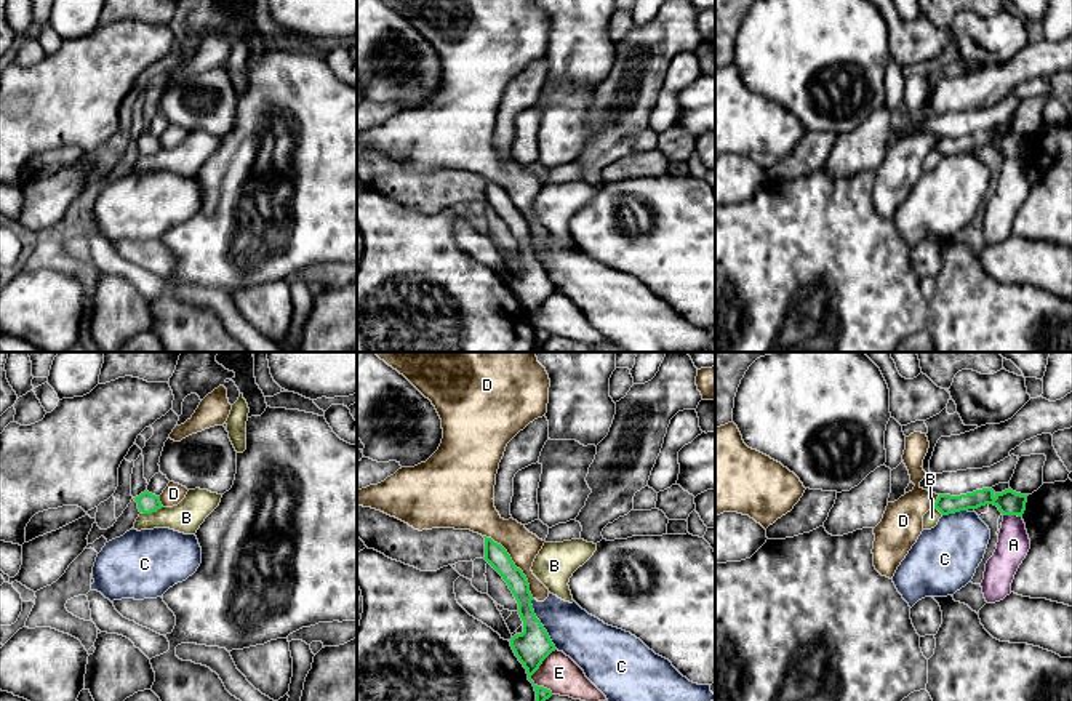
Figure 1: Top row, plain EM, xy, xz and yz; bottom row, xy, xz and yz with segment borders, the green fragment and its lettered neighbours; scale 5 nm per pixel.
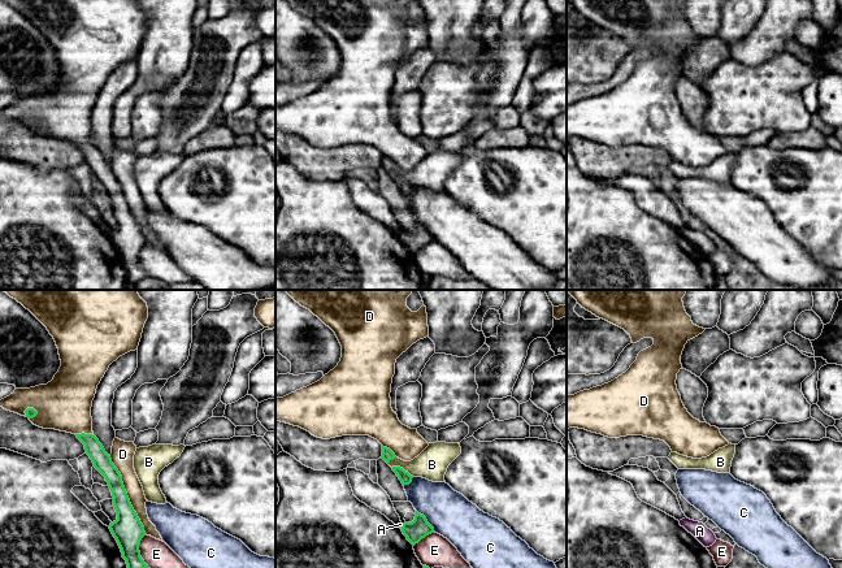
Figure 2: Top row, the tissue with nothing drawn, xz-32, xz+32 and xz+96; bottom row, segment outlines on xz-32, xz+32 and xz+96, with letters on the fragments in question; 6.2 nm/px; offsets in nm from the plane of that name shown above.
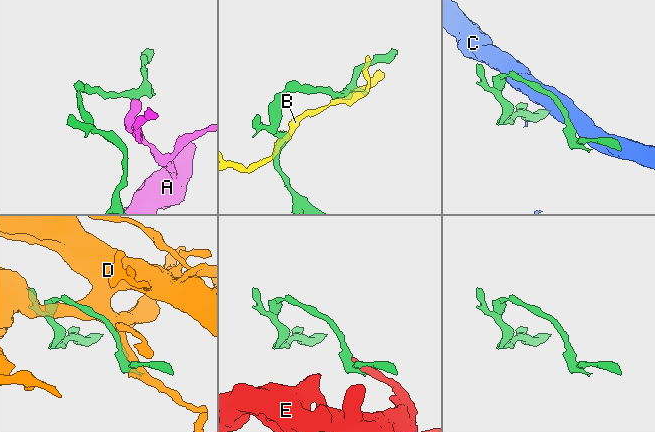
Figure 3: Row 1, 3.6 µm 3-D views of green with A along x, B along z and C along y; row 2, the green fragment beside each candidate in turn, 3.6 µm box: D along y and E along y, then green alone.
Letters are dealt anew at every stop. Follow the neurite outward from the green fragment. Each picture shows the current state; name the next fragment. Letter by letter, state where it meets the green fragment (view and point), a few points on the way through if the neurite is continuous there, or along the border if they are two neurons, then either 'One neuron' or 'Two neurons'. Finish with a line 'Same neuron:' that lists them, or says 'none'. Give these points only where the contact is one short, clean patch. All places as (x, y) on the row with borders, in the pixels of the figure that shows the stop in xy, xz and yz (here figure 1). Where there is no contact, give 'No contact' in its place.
A: Touches green at yz (1013, 514). Boundary: yz (1004, 514), (1021, 517). Two neurons
B: Touches green at xy (151, 512). Boundary: xy (162, 506), (151, 512), (141, 512). Two neurons
C: Touches green at xz (541, 624). Boundary: xz (532, 599), (535, 616), (557, 648). Two neurons
D: Touches green at xz (514, 564). Two neurons
E: Touches green at xz (533, 672). Two neurons
Same neuron: none

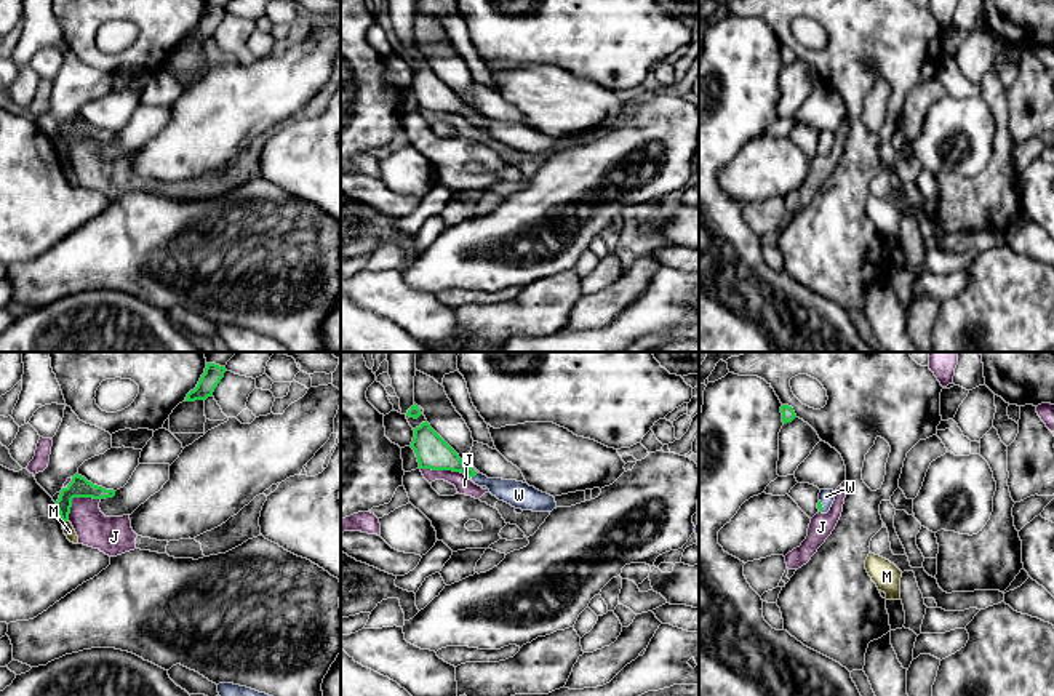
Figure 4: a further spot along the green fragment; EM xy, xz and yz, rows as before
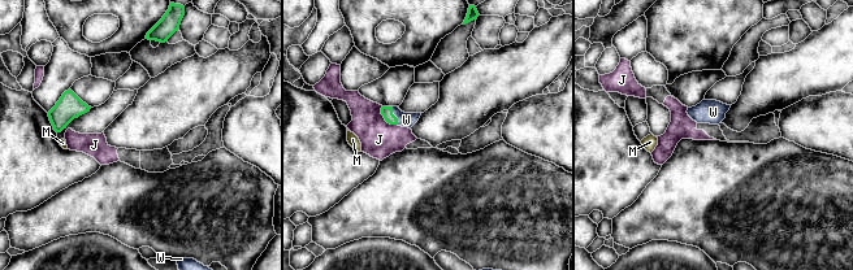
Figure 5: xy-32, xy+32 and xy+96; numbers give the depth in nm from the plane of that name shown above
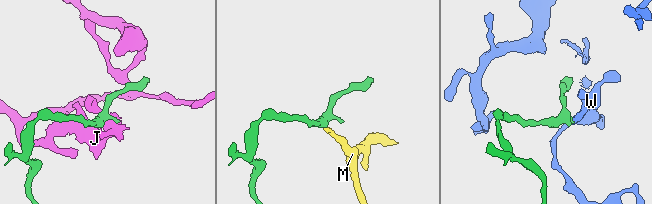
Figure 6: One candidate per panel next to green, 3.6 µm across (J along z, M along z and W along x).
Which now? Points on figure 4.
J: Touches green at xz (445, 469). Boundary: xz (421, 468), (459, 471), (469, 479). Two neurons
M: Touches green at xy (66, 520). Boundary: xy (67, 519), (64, 522). Two neurons
W: Touches green at xz (474, 476). Path across: xz (432, 452), (474, 476), (519, 495). One neuron
Same neuron: W

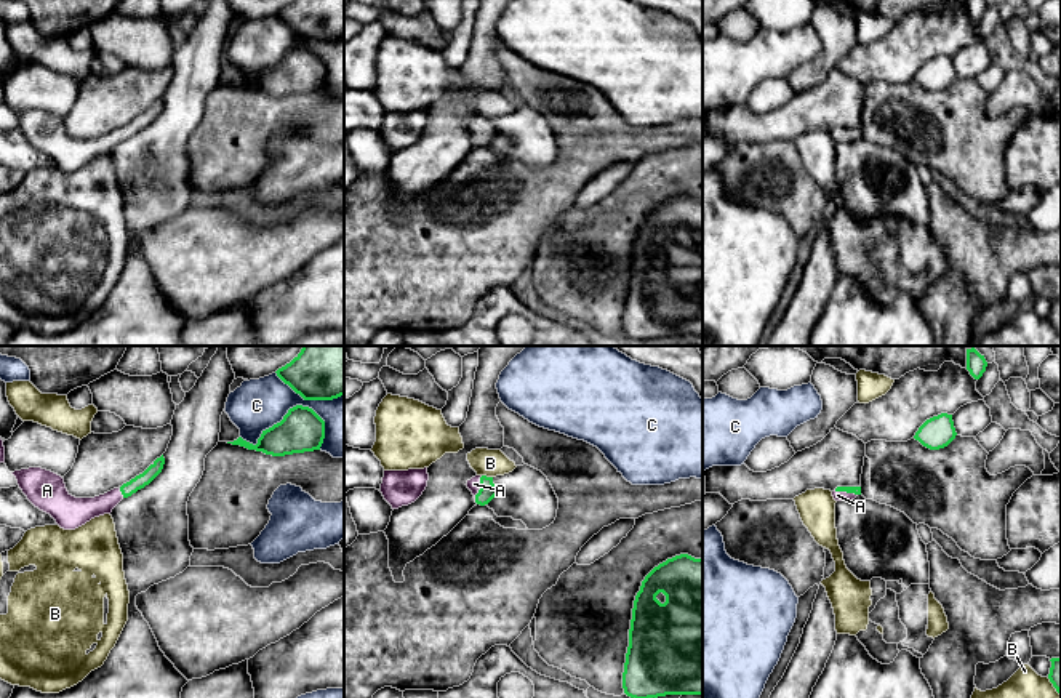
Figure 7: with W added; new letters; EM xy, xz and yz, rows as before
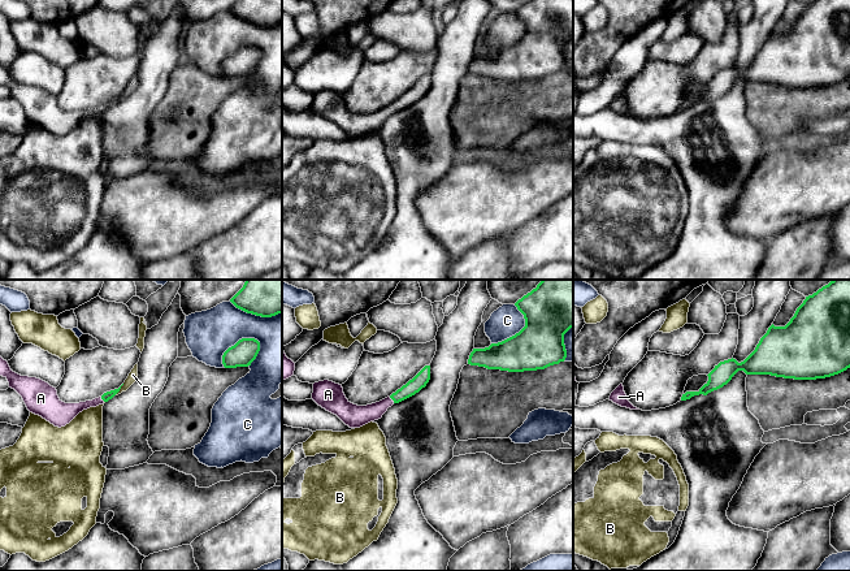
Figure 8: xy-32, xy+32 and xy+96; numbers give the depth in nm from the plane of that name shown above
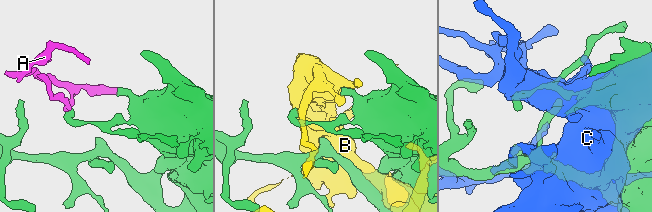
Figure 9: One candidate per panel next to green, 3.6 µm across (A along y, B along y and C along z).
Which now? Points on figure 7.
A: Touches green at yz (845, 490). Path across: yz (856, 490), (845, 490), (837, 495). One neuron
B: Touches green at xz (485, 476). Two neurons
C: Touches green at xy (284, 418). Two neurons
Same neuron: A

